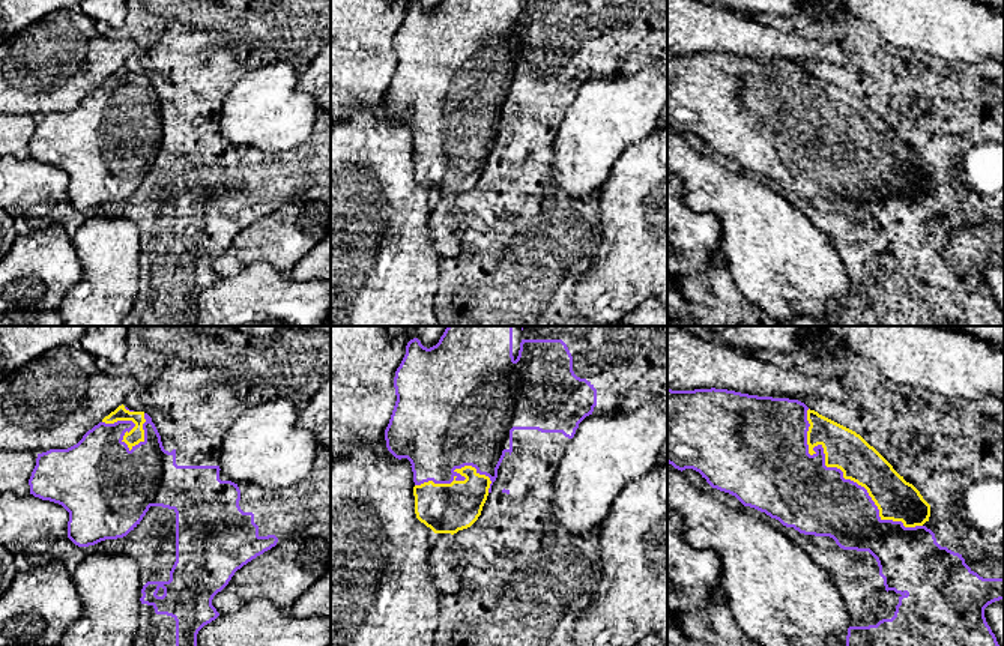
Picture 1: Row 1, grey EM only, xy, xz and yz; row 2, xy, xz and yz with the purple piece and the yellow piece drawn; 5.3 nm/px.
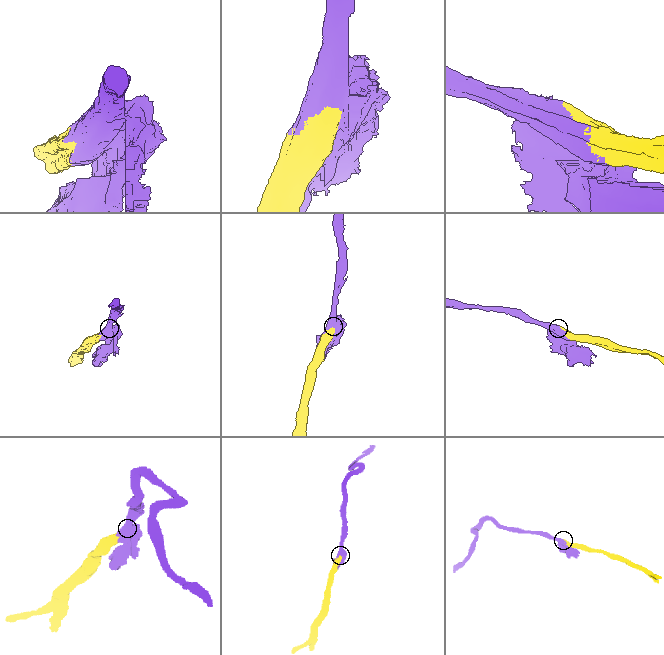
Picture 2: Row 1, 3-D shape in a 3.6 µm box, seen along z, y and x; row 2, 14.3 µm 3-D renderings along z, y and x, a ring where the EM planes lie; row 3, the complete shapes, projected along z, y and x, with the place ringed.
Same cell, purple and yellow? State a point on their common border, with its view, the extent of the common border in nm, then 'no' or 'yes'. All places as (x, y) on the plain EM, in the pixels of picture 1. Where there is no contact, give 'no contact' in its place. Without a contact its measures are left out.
yz (842, 135) | 900 nm | yes

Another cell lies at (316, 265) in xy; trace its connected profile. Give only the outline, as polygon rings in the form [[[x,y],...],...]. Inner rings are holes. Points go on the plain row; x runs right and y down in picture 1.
[[[331,230],[296,263],[289,276],[298,282],[331,281]]]

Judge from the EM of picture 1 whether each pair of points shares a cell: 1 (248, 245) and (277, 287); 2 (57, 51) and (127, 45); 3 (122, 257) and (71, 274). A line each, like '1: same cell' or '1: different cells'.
1: different cells
2: same cell
3: different cells

